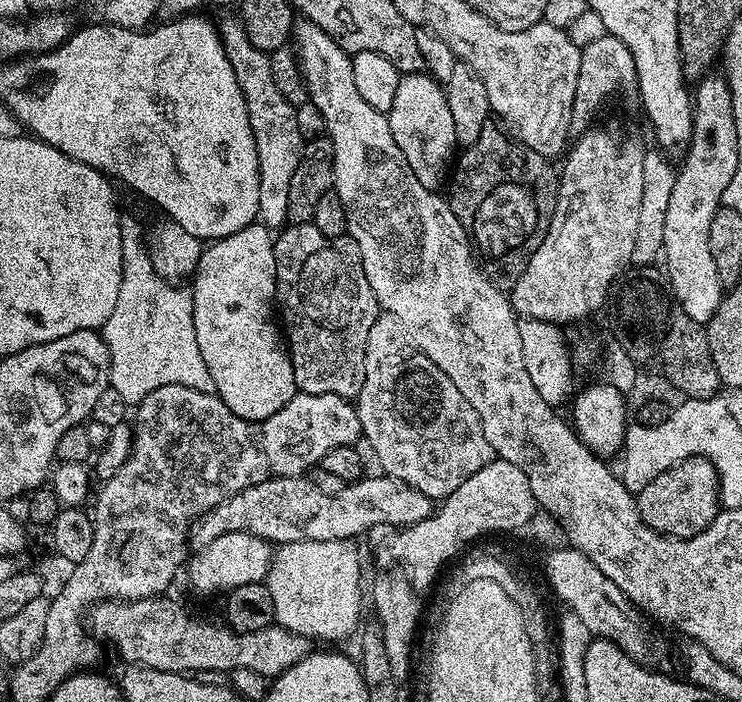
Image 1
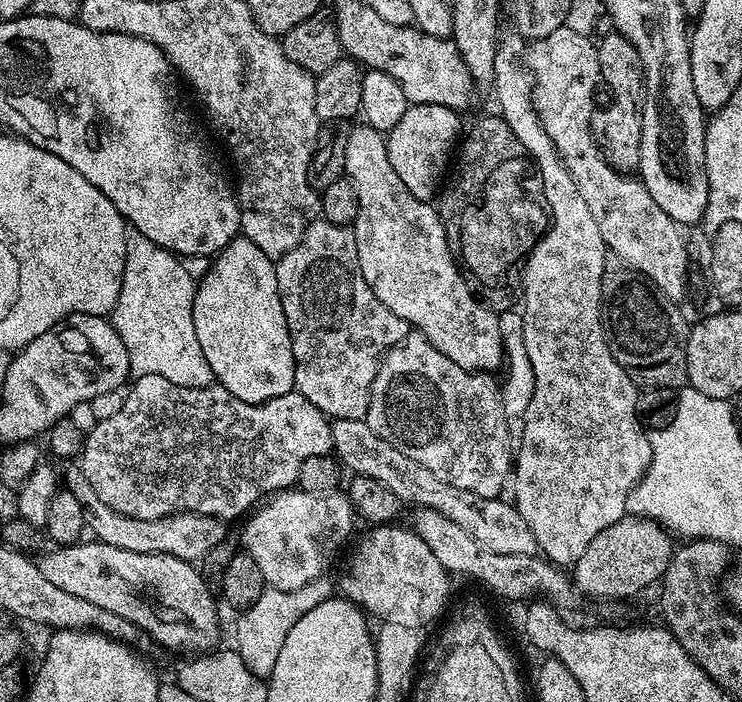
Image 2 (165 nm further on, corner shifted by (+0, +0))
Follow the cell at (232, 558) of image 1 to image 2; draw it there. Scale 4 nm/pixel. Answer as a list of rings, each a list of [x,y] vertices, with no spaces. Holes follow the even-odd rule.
[[[281,490],[243,521],[244,533],[240,540],[244,544],[241,545],[243,551],[258,562],[267,587],[298,590],[325,575],[324,567],[352,532],[352,520],[354,513],[347,495],[315,496],[299,490]]]

